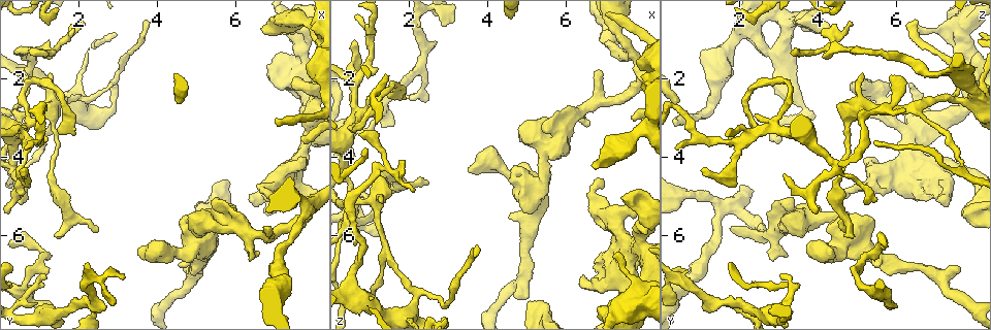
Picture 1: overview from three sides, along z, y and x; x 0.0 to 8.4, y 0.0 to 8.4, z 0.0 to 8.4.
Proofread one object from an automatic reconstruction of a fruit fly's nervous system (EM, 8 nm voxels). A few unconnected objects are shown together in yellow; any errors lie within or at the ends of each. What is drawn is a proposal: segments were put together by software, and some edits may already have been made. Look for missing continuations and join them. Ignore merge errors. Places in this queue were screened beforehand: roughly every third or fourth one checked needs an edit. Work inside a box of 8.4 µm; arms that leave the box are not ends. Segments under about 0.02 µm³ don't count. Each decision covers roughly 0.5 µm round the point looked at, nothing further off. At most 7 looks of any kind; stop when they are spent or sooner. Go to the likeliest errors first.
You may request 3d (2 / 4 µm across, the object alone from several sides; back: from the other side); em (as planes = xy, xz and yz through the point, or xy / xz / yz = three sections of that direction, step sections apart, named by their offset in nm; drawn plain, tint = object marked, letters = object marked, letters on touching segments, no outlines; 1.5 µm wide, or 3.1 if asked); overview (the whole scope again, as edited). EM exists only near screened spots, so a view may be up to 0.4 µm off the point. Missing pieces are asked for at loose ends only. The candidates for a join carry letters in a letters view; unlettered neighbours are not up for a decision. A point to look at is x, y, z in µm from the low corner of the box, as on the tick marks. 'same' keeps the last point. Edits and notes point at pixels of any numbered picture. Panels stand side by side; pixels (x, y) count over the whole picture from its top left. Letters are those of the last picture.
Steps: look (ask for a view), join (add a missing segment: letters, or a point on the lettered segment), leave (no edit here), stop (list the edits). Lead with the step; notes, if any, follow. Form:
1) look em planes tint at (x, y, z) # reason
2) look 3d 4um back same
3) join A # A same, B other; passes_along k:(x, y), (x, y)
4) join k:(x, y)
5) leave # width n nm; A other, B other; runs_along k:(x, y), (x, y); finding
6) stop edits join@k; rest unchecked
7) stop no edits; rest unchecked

look 3d 2um at (1.35, 7.75, 5.85) # free end

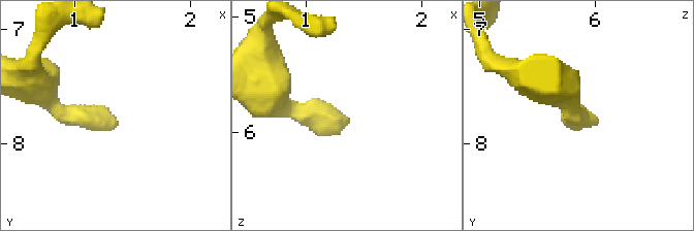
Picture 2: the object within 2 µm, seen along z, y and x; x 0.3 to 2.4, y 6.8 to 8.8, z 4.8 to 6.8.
look em xy step 4 letters at (1.36, 7.80, 5.90) # now the EM

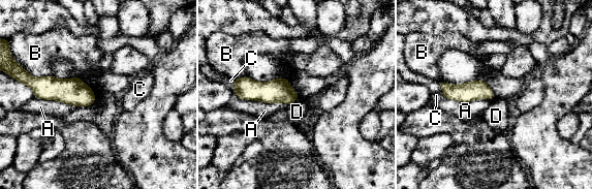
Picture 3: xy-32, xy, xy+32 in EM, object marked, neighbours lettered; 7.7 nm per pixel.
leave # longest_contact A 400 nm; A other, B other, C other, D other; runs_along 3:(237, 81), (250, 90), (294, 96); none of them fits

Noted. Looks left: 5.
look 3d 4um back at (3.50, 6.35, 4.35)

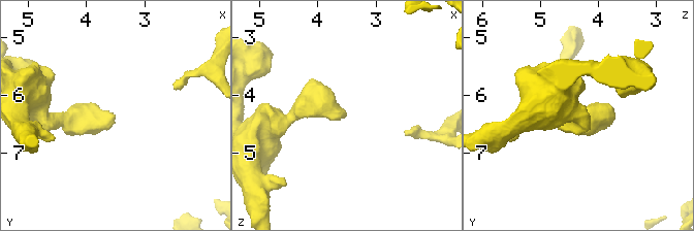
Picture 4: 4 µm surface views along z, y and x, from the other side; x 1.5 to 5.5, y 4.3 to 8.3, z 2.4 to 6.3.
look em planes letters at (3.55, 6.35, 4.35)

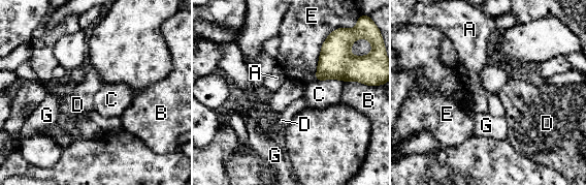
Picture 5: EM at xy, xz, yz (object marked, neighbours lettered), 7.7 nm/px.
leave # A other, B other, C other, D other, E other, G other; border 5:(316, 80), (343, 80), (345, 82); no lettered segment goes on from it

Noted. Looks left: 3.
look em planes plain at (7.70, 3.55, 2.95) # branch stops here

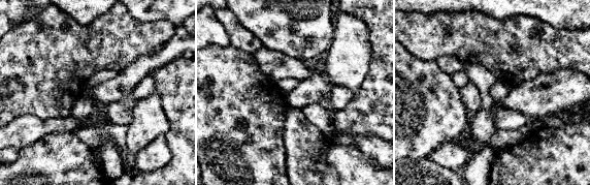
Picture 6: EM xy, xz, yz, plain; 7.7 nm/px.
look em planes letters same

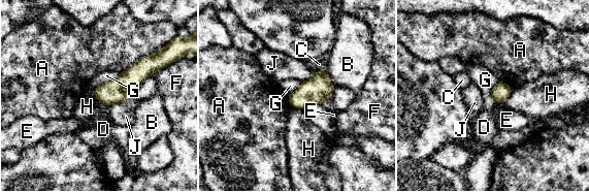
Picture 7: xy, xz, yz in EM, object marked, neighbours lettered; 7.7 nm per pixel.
leave # A other, B other, C other, D other, E other, F other, G other, H other, J other; border 7:(120, 72), (94, 91), (106, 107); no lettered segment goes on from it

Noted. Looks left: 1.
stop no edits; rest unchecked

